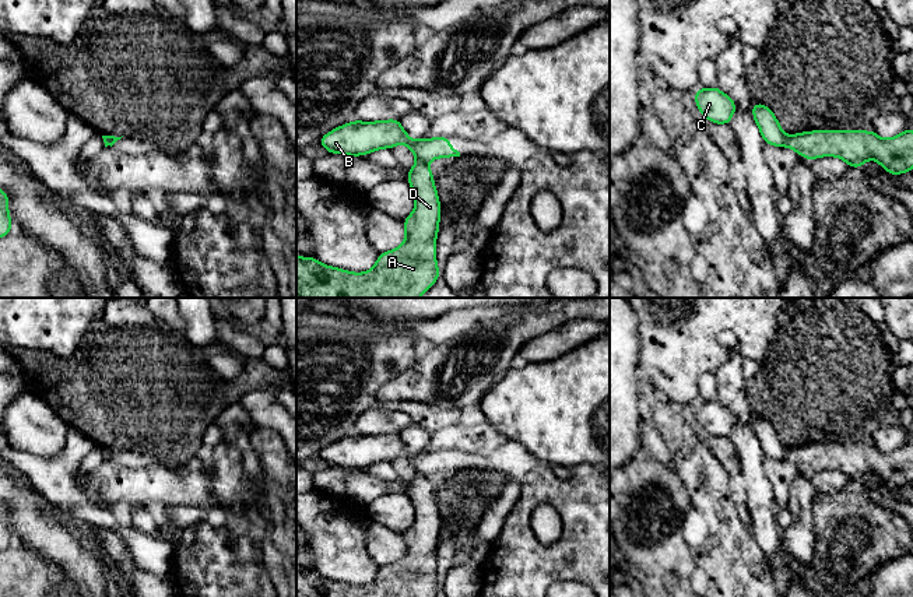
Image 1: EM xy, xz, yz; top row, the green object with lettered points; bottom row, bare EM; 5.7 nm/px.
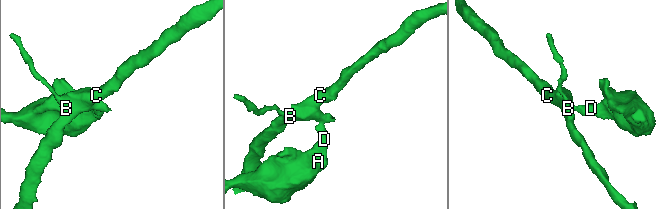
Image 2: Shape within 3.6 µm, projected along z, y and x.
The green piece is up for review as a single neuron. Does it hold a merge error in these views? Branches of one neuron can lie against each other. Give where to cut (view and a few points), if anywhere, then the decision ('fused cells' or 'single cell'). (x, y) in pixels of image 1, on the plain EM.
yz (787, 449), (785, 459) | fused cells

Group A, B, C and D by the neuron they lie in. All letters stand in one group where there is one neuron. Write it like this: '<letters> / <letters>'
A D / B C

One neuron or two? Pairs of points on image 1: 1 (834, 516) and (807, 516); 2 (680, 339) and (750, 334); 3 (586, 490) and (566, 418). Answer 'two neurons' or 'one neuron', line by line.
1: two neurons
2: one neuron
3: two neurons

